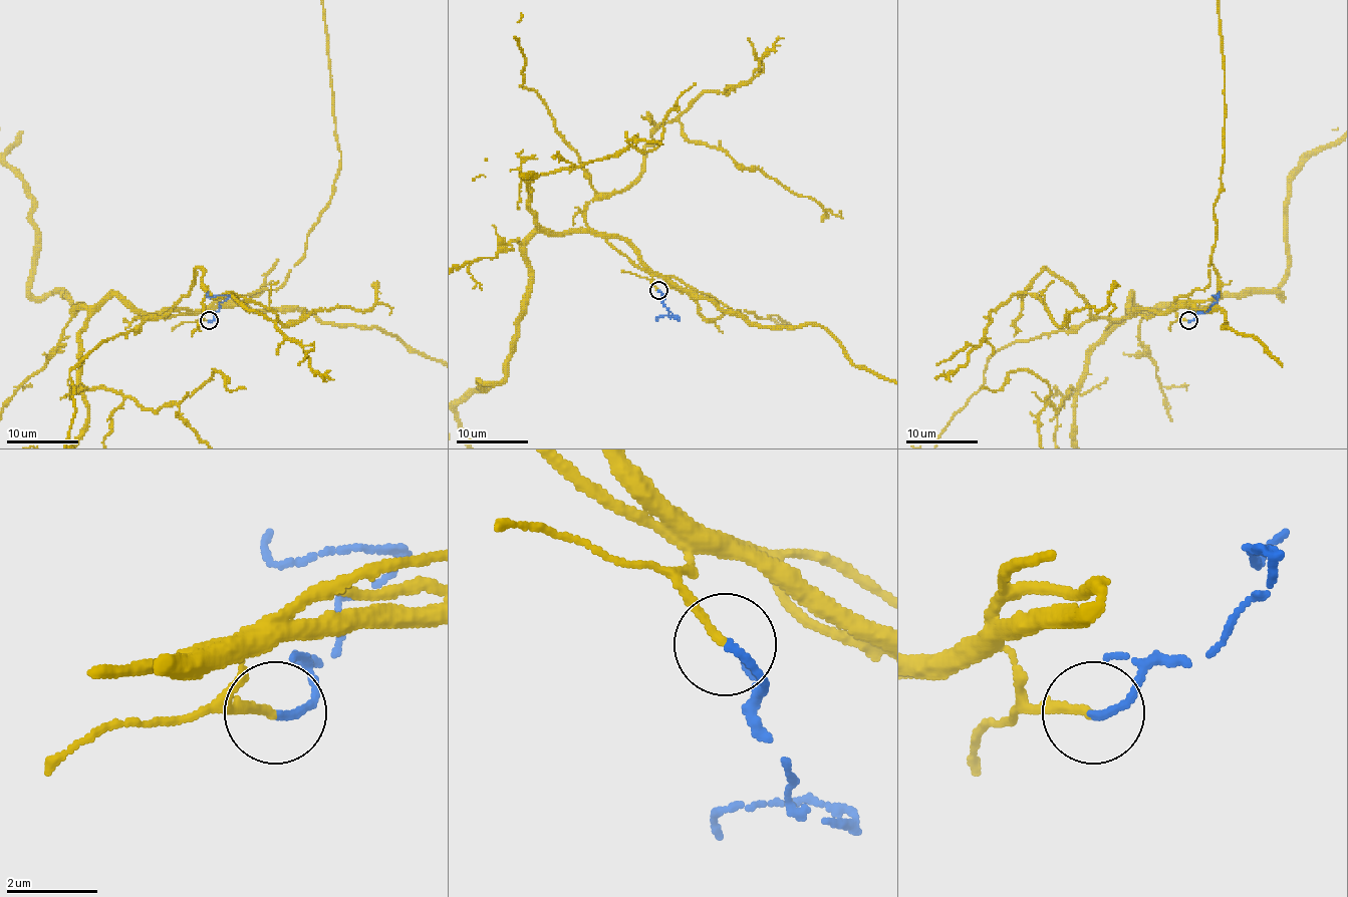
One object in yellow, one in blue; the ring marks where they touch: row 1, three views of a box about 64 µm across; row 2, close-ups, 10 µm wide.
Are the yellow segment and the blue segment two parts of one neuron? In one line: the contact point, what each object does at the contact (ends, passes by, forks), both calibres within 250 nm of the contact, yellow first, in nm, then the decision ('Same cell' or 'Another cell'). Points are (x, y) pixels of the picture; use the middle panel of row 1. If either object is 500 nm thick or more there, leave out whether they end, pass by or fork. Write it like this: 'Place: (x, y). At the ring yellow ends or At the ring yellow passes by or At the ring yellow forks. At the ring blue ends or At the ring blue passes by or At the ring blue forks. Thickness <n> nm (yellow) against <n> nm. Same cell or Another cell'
Place: (658, 290). At the ring yellow ends. At the ring blue ends. Thickness 180 nm (yellow) against 160 nm. Same cell

